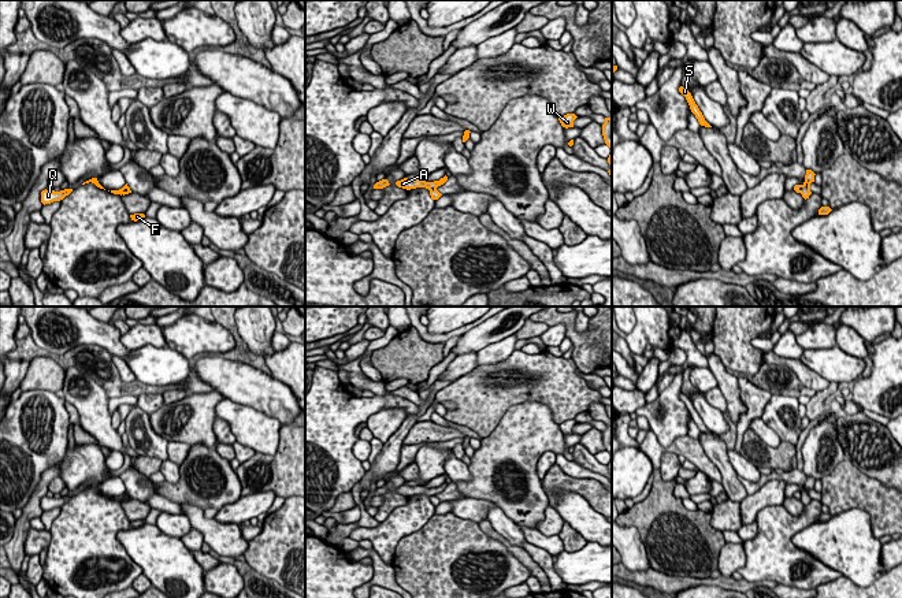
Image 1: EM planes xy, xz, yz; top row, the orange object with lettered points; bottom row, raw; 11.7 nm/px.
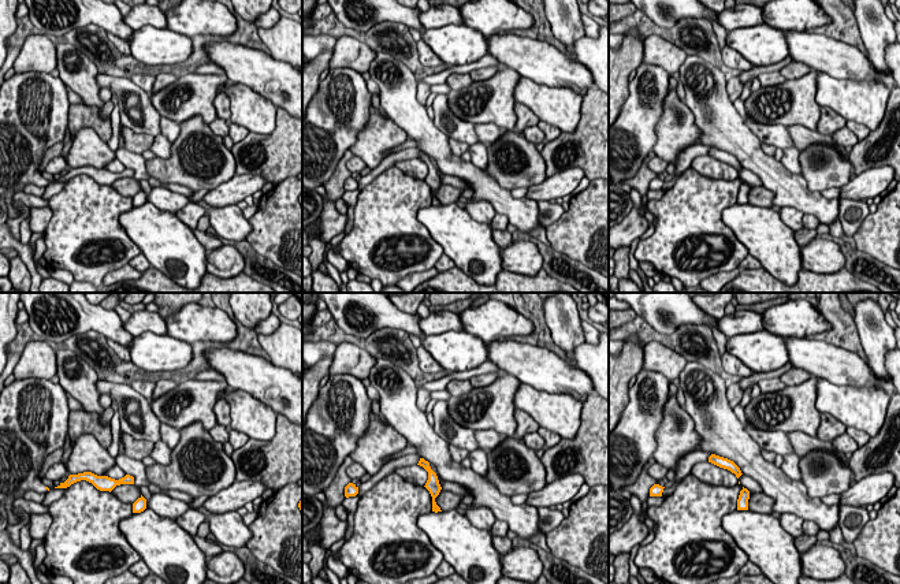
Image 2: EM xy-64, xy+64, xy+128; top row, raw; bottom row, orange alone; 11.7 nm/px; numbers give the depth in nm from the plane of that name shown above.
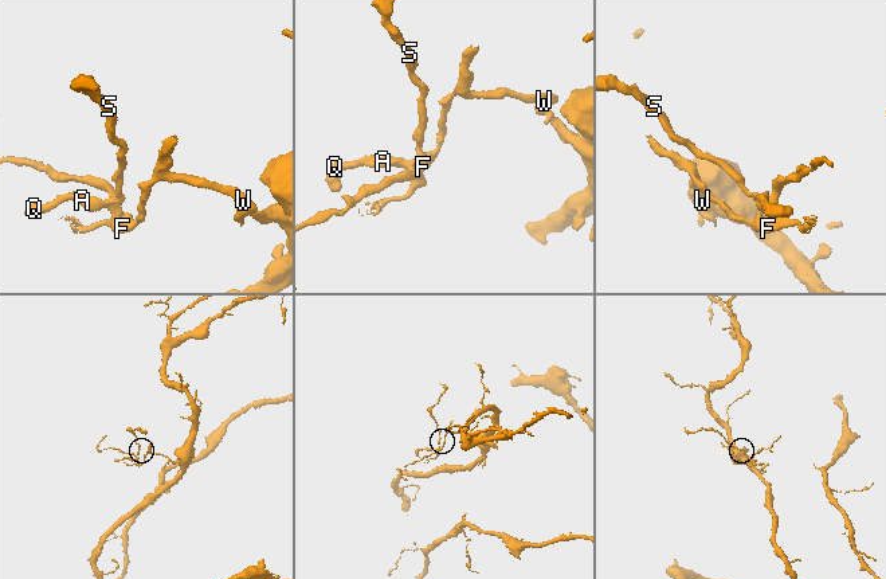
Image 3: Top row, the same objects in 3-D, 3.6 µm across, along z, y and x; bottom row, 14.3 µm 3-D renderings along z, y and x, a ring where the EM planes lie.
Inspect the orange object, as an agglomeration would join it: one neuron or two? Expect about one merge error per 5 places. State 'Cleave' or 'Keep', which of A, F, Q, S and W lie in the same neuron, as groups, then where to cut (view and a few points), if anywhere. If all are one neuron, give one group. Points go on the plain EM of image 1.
Cleave. Groups: A Q S / F W. Split along xy (125, 493), (121, 500)

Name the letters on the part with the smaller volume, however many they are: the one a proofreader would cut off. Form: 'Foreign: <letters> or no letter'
Foreign: A, Q, S

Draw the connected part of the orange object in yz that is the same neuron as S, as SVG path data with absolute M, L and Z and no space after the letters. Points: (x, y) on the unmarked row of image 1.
M683 393L679 394L679 398L686 404L686 406L687 406L687 409L688 409L688 412L690 412L690 416L691 416L691 419L695 421L695 424L698 426L699 431L701 431L701 432L705 432L705 434L712 434L712 432L705 427L705 424L704 424L702 419L699 417L698 412L695 411L691 400L690 400L686 394L683 394Z

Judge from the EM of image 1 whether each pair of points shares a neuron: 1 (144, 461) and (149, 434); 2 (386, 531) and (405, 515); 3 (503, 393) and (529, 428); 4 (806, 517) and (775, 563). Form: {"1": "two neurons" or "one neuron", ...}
{"1": "two neurons", "2": "one neuron", "3": "two neurons", "4": "one neuron"}

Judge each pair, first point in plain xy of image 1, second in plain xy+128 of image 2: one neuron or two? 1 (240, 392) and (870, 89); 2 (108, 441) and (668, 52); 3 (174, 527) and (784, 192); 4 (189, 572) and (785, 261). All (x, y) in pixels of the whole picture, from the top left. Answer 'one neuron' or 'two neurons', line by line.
1: two neurons
2: two neurons
3: two neurons
4: one neuron

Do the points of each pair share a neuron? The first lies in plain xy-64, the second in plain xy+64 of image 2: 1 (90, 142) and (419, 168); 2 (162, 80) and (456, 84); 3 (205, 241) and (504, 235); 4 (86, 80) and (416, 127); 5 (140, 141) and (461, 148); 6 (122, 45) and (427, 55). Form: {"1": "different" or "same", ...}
{"1": "different", "2": "different", "3": "same", "4": "same", "5": "same", "6": "same"}

